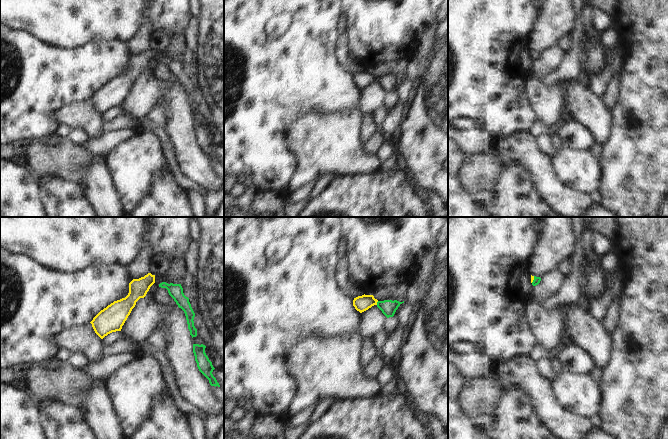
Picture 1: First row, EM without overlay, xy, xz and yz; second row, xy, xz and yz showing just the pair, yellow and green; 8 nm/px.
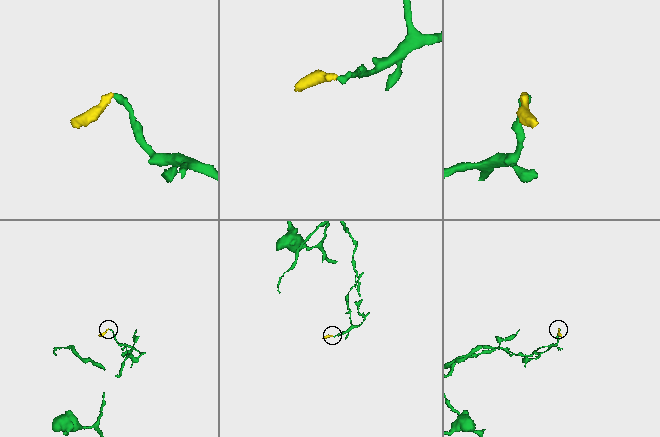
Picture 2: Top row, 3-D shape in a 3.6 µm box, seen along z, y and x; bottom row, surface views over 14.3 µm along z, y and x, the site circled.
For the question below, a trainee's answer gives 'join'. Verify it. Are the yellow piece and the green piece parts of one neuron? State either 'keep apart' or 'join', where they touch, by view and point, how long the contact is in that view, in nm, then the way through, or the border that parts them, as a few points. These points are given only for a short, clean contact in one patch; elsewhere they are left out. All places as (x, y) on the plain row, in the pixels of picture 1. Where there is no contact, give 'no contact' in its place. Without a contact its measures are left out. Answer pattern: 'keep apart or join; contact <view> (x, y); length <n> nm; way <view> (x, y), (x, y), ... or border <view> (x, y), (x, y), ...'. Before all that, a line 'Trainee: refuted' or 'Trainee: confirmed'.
Trainee: confirmed
join; contact xz (376, 79); length 40 nm; way xz (362, 79), (376, 79), (388, 83)

